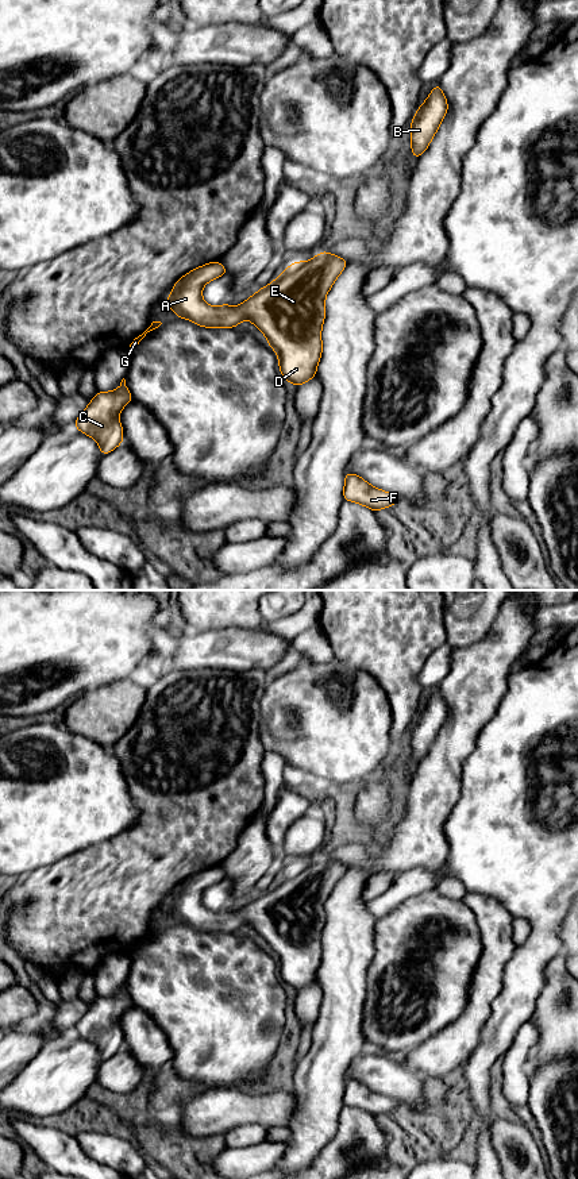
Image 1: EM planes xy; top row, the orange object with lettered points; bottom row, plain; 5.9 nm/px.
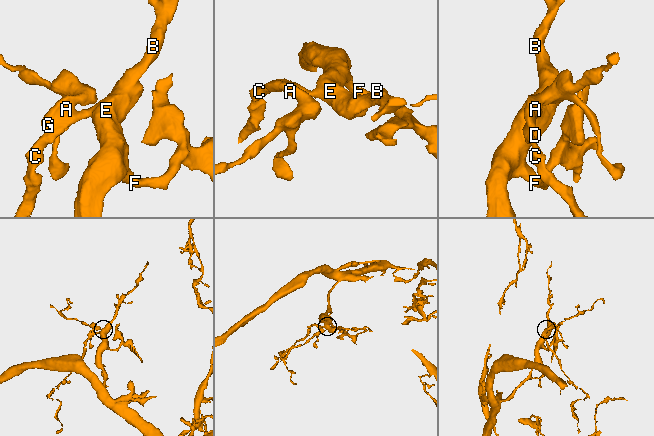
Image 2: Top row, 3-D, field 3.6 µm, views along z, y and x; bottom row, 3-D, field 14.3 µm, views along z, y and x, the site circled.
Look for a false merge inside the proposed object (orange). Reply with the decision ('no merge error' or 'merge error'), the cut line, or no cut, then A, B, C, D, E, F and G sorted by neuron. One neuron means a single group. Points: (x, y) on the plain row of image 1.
no merge error | no cut | A B C D E F G

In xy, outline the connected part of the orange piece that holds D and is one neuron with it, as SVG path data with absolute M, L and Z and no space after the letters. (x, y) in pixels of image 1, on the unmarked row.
M324 855L307 867L296 866L240 910L212 912L203 905L203 891L228 879L213 866L181 882L163 909L199 932L235 933L248 924L277 958L284 985L300 991L317 978L325 901L347 868Z

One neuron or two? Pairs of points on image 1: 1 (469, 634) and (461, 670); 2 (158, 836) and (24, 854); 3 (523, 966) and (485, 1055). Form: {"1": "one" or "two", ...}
{"1": "two", "2": "two", "3": "one"}

